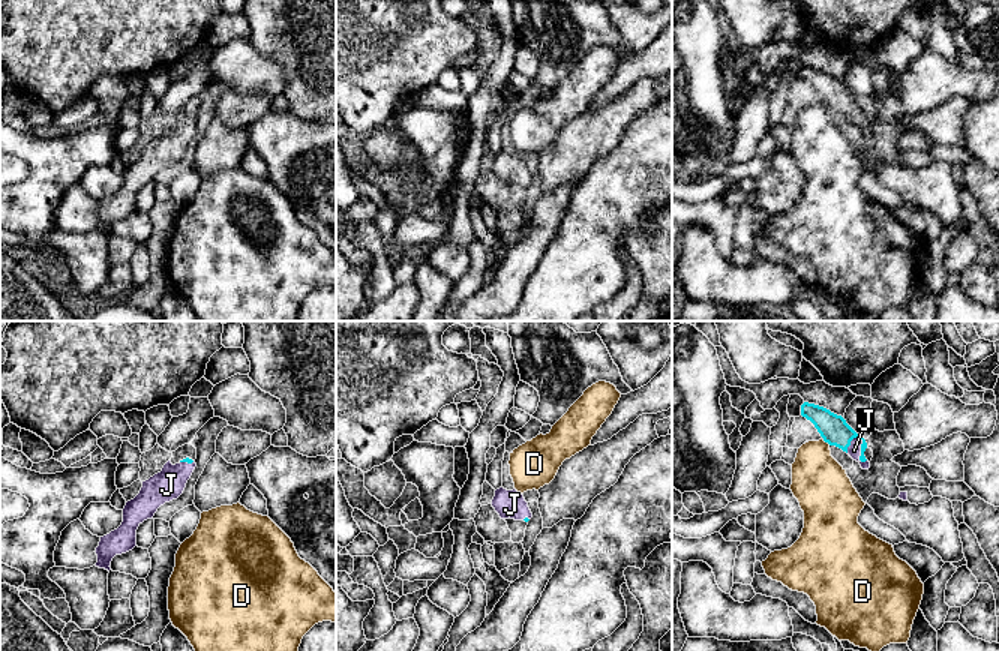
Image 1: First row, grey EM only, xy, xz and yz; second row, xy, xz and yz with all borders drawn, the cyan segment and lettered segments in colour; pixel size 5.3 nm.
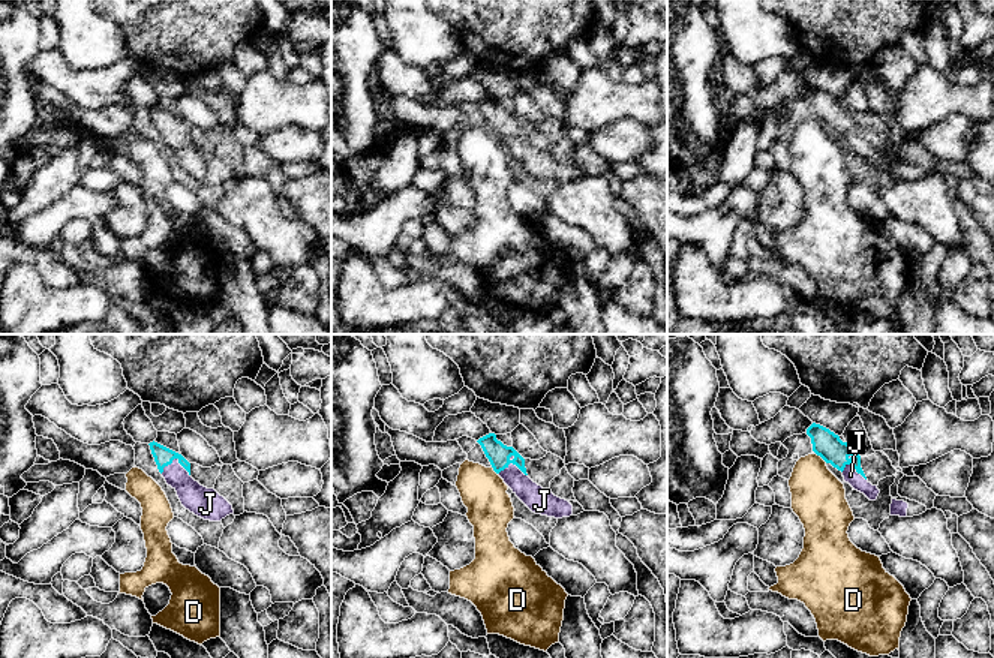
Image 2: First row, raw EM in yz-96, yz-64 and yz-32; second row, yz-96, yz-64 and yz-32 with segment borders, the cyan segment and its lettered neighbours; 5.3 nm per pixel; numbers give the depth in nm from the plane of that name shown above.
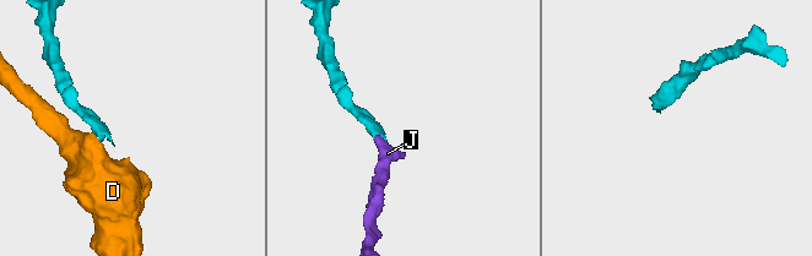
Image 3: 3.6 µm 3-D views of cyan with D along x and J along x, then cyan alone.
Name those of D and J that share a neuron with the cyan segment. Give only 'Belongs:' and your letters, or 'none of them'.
Belongs: J

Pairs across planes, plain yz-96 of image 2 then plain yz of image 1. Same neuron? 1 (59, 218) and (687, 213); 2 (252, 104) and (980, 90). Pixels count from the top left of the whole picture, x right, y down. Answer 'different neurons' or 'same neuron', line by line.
1: same neuron
2: same neuron

